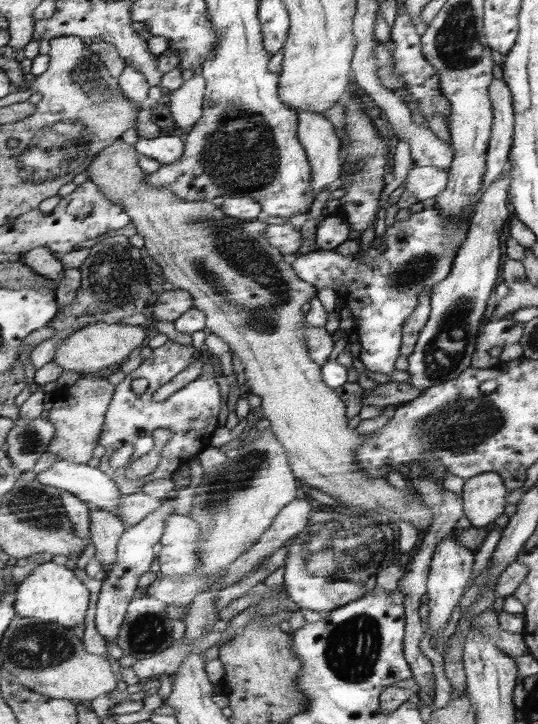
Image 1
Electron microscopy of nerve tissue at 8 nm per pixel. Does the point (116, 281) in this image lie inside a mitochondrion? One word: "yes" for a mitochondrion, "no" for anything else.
yes

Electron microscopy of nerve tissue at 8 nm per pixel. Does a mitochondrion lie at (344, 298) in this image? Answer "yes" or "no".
no

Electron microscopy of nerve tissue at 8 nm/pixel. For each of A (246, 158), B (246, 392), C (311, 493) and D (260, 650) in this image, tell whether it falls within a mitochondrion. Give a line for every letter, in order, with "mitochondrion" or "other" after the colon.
A: mitochondrion
B: other
C: other
D: other

